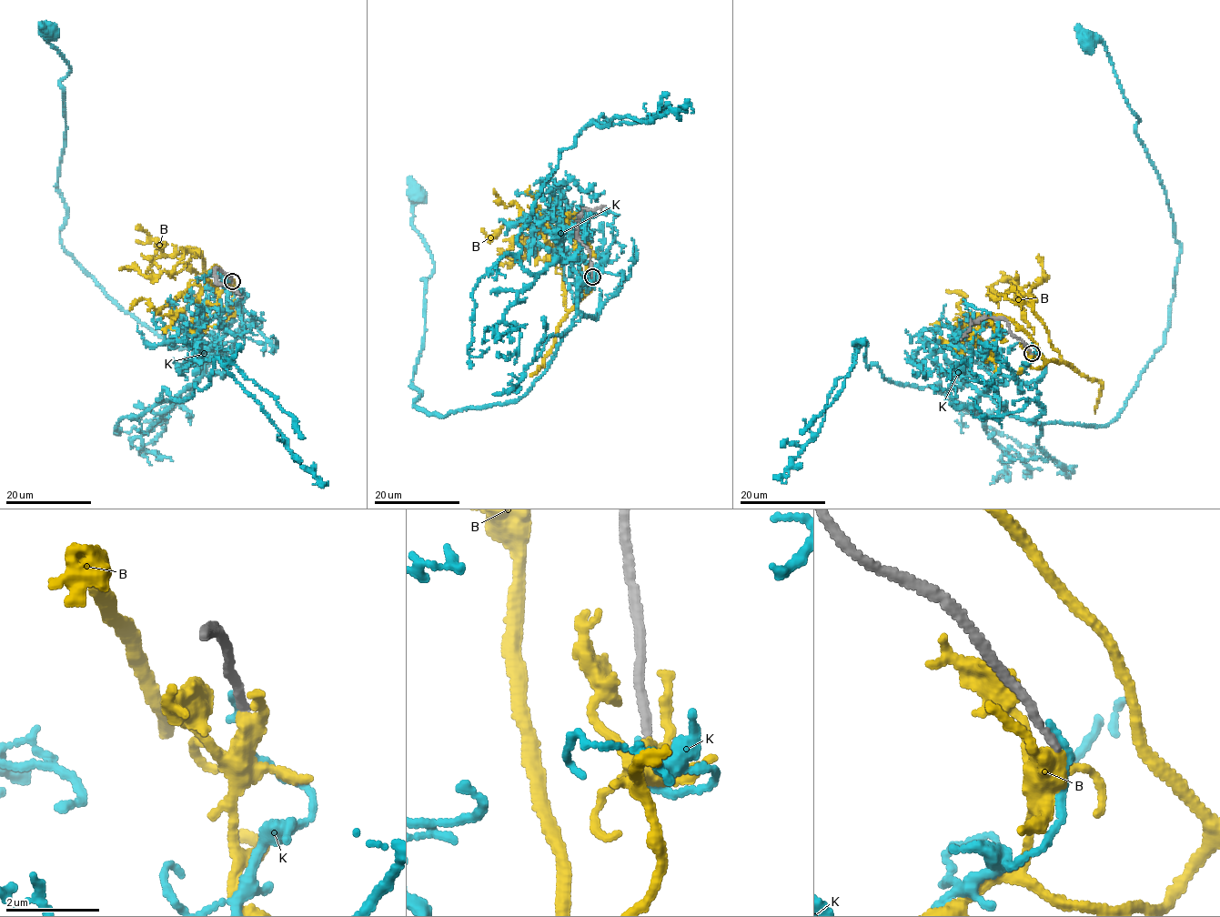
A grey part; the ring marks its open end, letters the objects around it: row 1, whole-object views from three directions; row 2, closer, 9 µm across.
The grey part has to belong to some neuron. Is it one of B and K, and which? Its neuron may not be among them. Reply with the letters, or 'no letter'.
no letter

